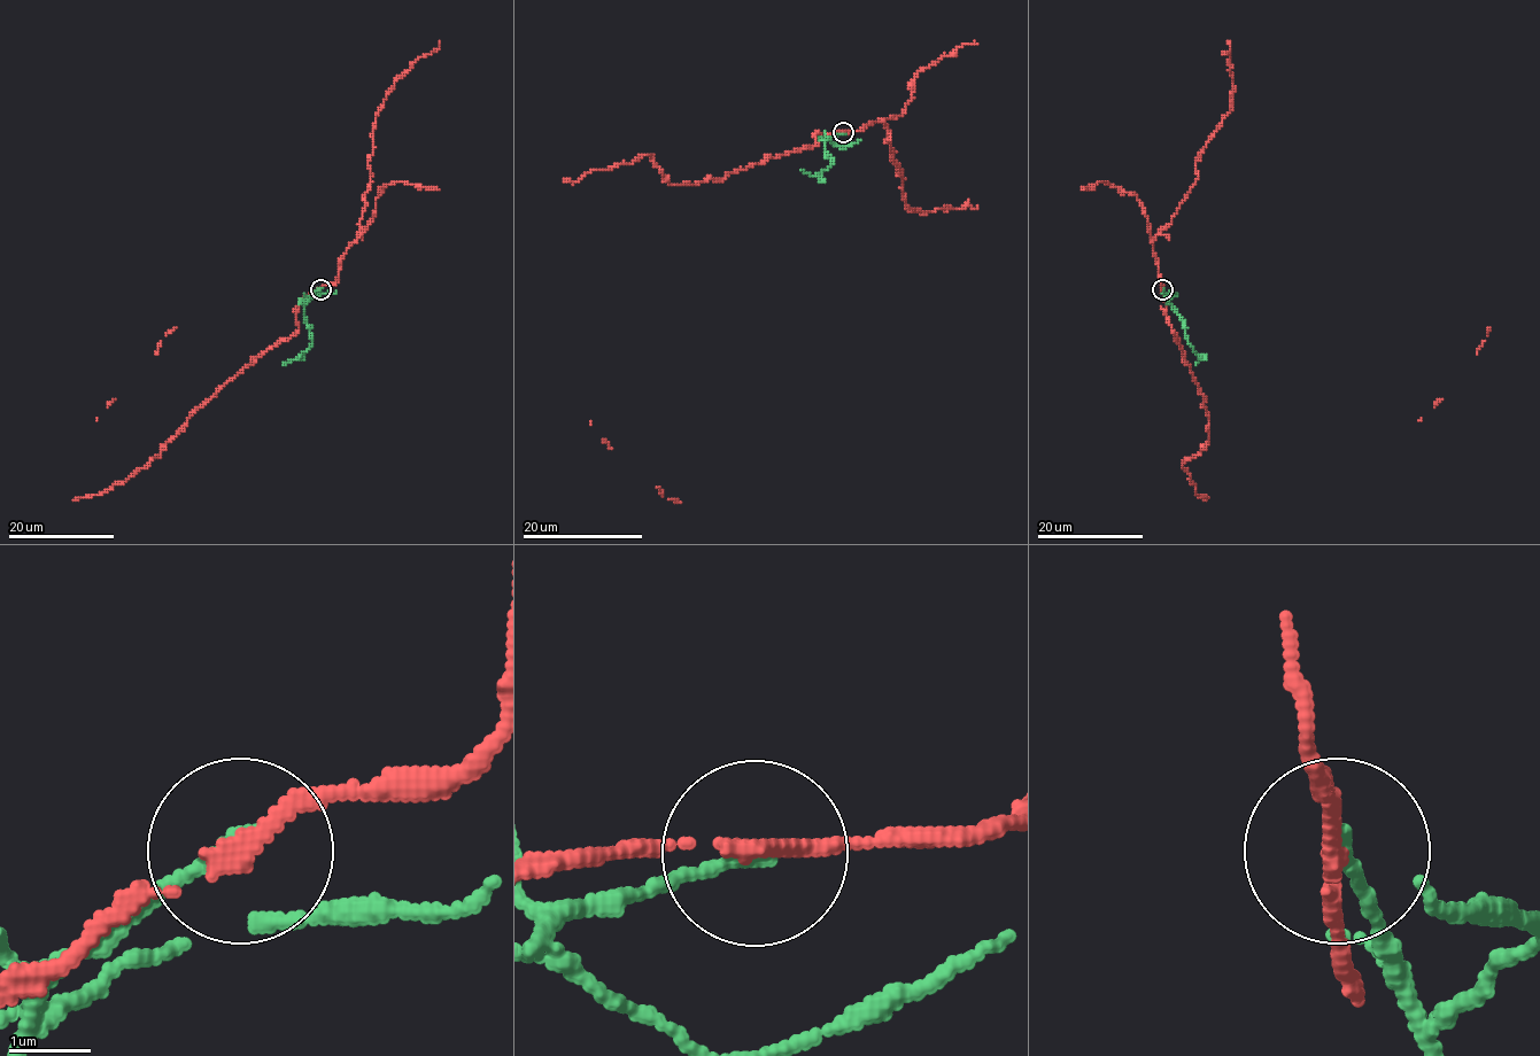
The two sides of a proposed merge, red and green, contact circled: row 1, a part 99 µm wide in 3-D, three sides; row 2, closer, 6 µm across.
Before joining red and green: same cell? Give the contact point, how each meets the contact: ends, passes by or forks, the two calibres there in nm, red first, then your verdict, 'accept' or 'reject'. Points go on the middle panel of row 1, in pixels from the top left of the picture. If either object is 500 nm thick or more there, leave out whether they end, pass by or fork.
(843, 132) | red passes by | green ends | 190/170 nm | reject

